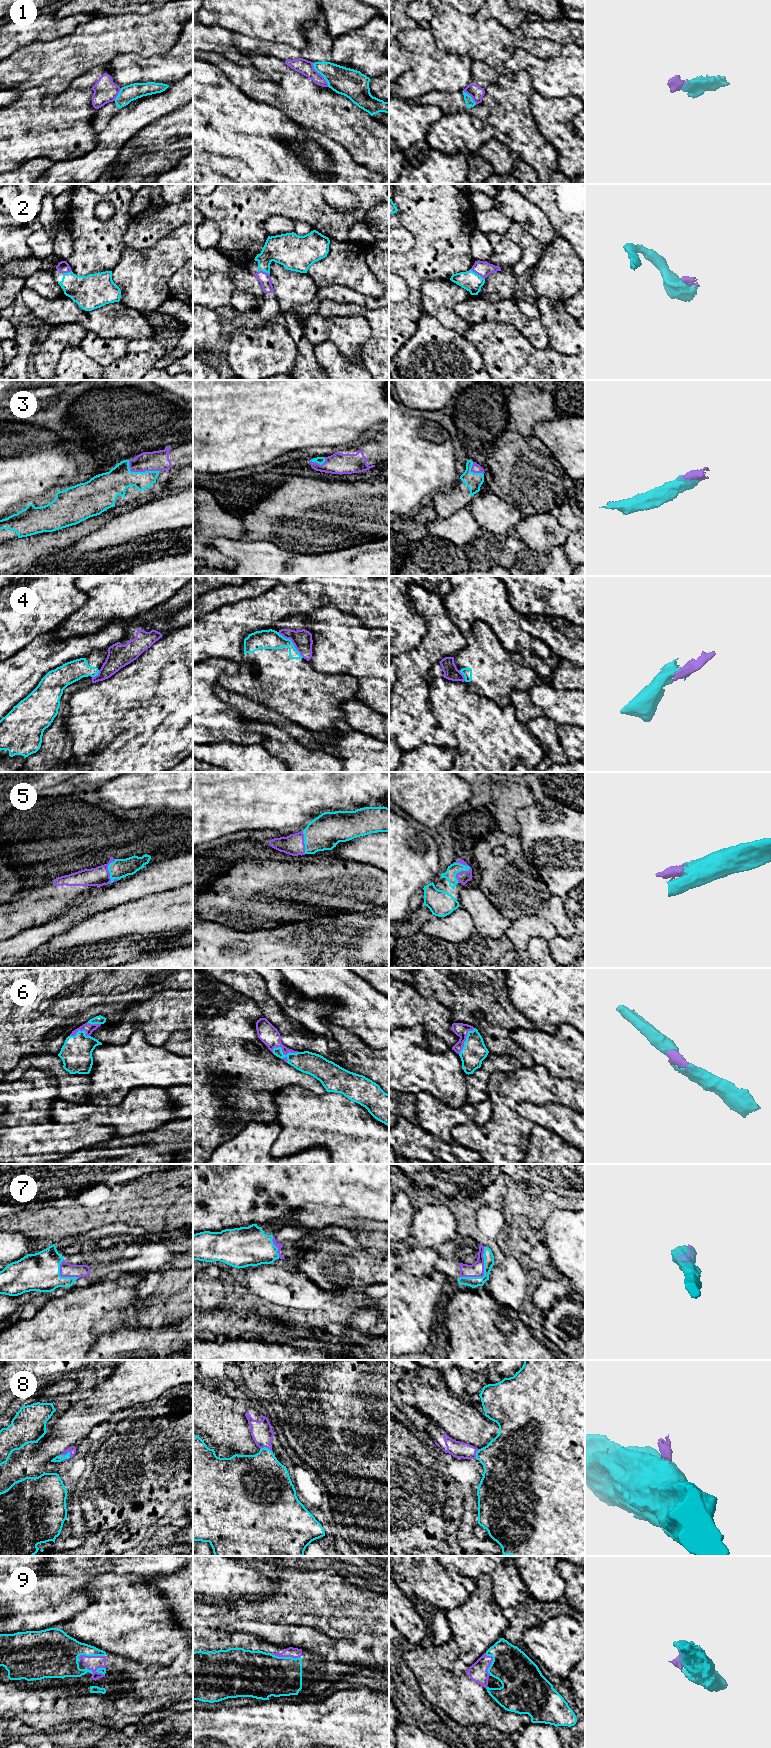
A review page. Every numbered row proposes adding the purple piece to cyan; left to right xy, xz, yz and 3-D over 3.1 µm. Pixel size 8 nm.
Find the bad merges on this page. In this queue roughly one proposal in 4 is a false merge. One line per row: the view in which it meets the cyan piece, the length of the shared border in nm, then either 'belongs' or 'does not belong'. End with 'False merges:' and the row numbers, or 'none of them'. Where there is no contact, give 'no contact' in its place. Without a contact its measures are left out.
1: meets cyan in xz; contact 240 nm long; does not belong
2: meets cyan in yz; contact 150 nm long; belongs
3: meets cyan in xy; contact 280 nm long; belongs
4: meets cyan in xz; contact 300 nm long; does not belong
5: meets cyan in yz; contact 170 nm long; belongs
6: meets cyan in xz; contact 200 nm long; belongs
7: meets cyan in yz; contact 320 nm long; belongs
8: meets cyan in xy; contact 110 nm long; belongs
9: meets cyan in xz; contact 260 nm long; belongs
False merges: 1, 4

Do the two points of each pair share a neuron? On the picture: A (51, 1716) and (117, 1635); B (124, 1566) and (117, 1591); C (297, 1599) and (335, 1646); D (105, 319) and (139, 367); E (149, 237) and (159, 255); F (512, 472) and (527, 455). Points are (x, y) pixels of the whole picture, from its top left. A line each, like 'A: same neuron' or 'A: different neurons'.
A: different neurons
B: different neurons
C: different neurons
D: different neurons
E: different neurons
F: same neuron

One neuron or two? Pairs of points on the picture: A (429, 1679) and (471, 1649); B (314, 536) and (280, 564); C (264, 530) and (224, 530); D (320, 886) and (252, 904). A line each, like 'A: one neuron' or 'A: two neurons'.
A: two neurons
B: two neurons
C: two neurons
D: one neuron

